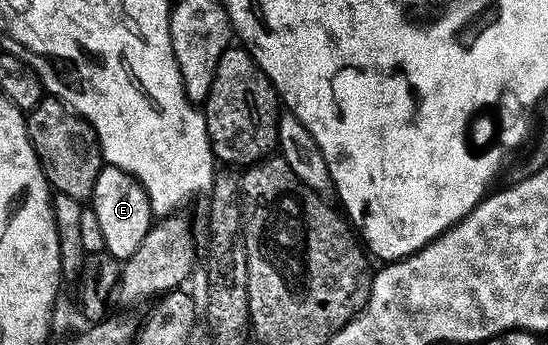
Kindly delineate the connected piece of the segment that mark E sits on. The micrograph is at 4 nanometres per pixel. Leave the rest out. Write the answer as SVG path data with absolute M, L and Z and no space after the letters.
M103 165L102 171L96 176L92 207L96 220L100 220L105 253L119 260L130 258L152 223L150 201L142 185L128 172L115 166Z

